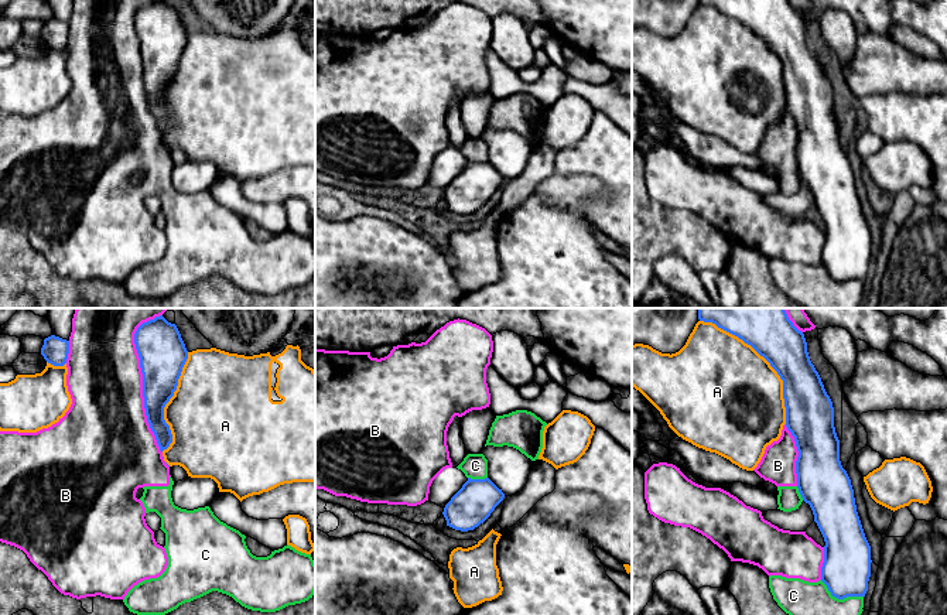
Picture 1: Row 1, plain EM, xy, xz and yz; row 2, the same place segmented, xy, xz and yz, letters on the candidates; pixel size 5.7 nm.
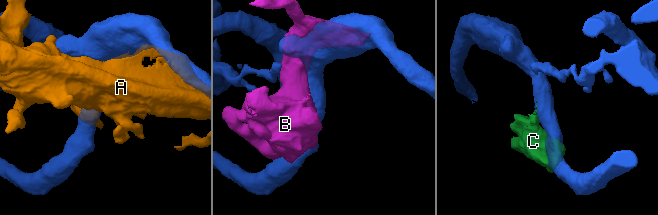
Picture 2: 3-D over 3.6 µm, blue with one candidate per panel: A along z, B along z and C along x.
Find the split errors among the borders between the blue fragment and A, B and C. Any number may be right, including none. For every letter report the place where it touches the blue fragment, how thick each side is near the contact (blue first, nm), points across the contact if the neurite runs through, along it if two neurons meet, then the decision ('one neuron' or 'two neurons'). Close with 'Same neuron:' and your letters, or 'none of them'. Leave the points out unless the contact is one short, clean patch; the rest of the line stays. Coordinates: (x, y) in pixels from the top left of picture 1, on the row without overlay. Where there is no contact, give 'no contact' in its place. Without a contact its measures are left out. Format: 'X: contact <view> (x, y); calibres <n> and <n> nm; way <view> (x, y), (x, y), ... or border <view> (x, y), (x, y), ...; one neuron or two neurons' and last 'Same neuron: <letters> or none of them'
A: contact yz (765, 41); calibres 260 and 500 nm; two neurons
B: contact xy (143, 65); calibres 260 and 420 nm; two neurons
C: contact yz (840, 282); calibres 280 and 300 nm; two neurons
Same neuron: none of them

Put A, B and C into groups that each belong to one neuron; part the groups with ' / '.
A / B C

